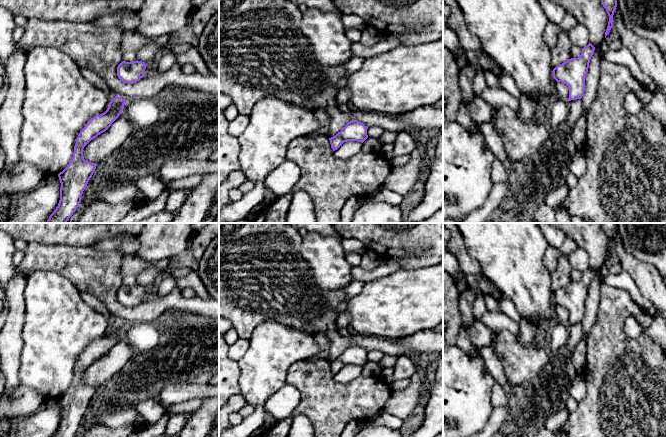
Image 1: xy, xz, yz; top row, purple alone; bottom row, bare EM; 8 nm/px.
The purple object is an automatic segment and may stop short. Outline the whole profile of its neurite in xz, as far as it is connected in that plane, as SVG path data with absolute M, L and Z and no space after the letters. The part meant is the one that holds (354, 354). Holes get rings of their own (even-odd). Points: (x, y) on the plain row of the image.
M357 344L348 346L340 356L329 362L331 372L335 375L347 365L358 365L363 367L368 362L367 353L367 350Z

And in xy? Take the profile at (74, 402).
M115 320L107 334L91 342L80 355L74 377L68 390L58 398L61 412L60 424L53 437L74 437L97 388L84 383L83 373L94 362L105 356L123 335L127 324Z

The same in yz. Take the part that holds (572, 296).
M589 266L578 282L571 282L553 293L553 302L569 312L567 325L581 323L585 315L585 302L595 271Z

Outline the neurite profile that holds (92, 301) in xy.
M80 292L80 295L86 304L102 314L111 324L114 322L112 314L98 298L85 292Z

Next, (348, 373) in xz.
M358 365L344 366L337 374L334 375L334 380L340 383L348 383L359 377L363 367Z

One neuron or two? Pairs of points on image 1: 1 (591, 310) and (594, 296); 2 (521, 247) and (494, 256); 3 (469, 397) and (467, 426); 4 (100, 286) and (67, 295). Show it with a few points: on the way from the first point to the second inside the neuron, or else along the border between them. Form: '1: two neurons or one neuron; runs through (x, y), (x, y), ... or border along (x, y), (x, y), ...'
1: one neuron; runs through (591, 307), (593, 299)
2: one neuron; runs through (514, 247), (503, 247), (501, 249)
3: one neuron; runs through (467, 404), (467, 419)
4: two neurons; border along (62, 275), (80, 291)

